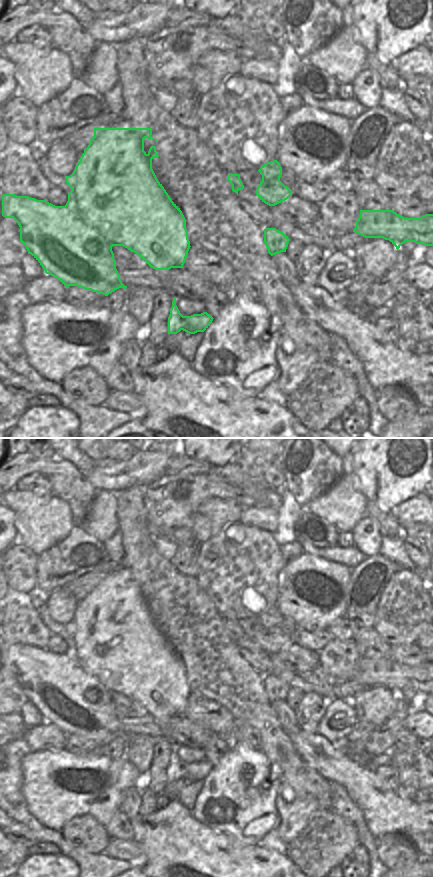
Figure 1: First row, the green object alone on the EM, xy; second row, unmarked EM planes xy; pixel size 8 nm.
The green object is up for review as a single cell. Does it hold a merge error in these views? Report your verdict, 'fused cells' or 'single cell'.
fused cells

